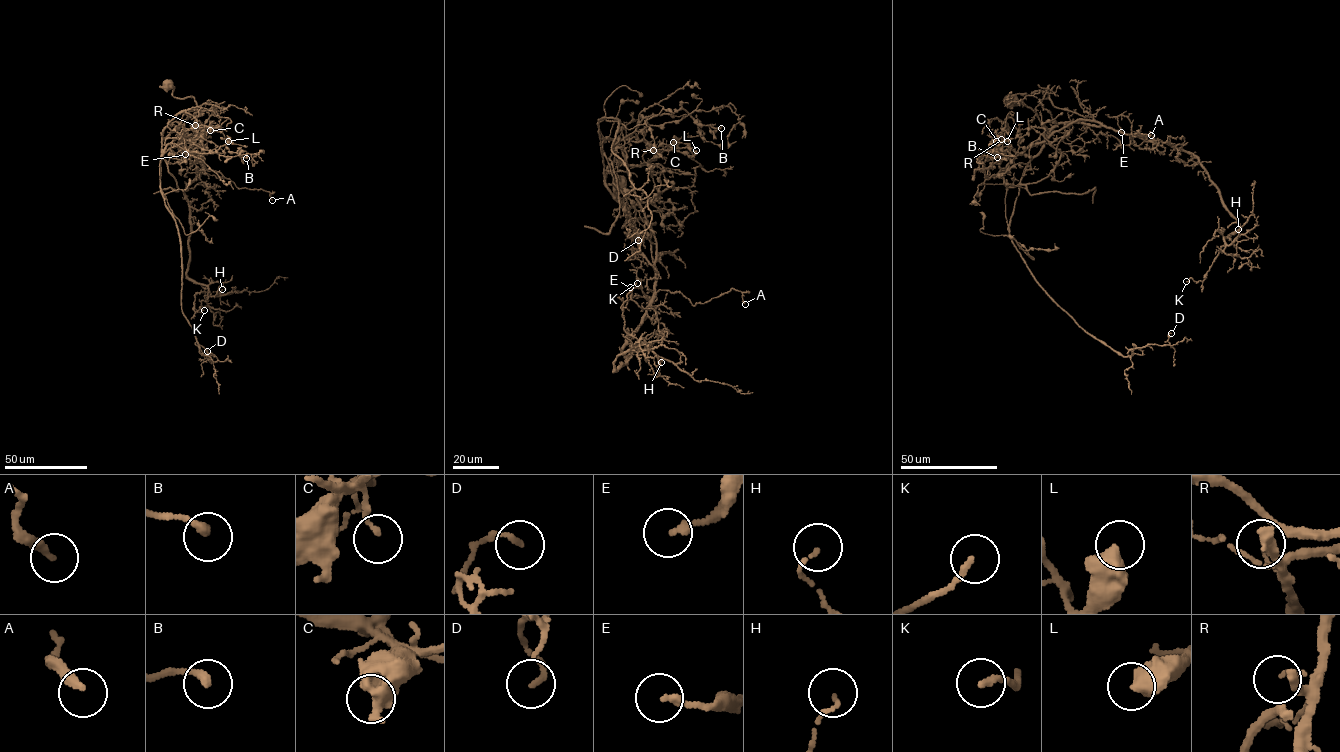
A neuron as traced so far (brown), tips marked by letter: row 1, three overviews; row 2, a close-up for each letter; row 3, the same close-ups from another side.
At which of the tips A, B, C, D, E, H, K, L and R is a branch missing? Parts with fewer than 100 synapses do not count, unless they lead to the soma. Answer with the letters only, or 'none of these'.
none of these

